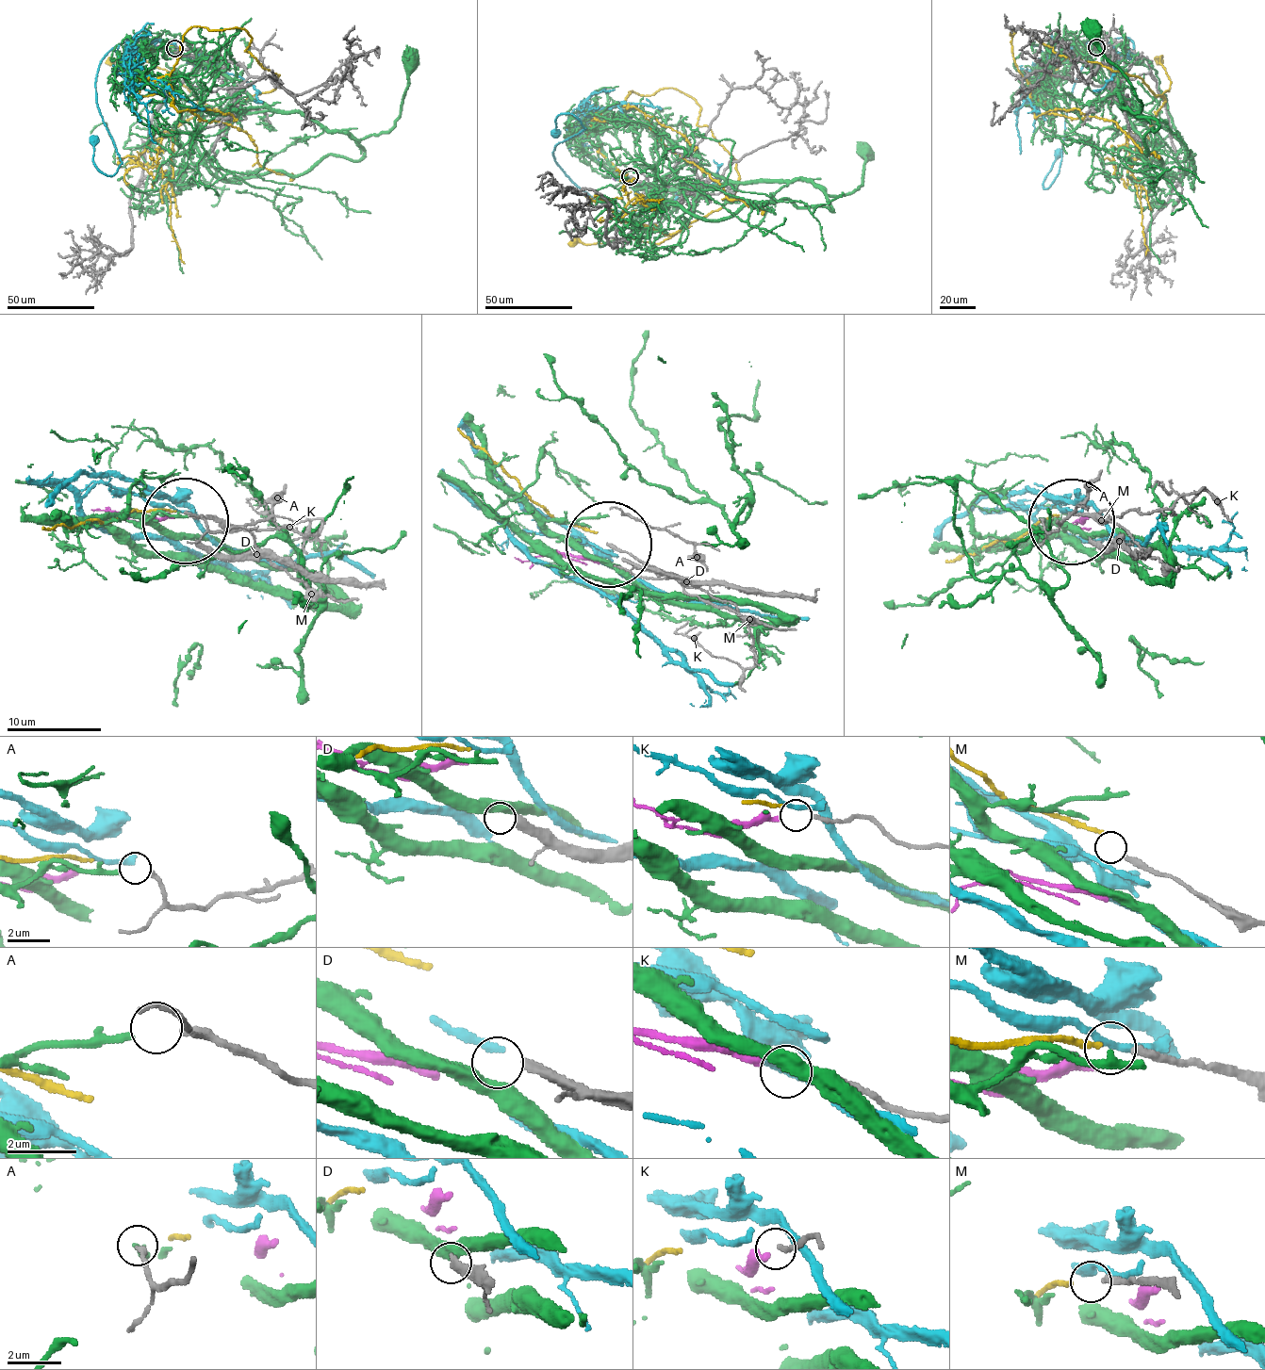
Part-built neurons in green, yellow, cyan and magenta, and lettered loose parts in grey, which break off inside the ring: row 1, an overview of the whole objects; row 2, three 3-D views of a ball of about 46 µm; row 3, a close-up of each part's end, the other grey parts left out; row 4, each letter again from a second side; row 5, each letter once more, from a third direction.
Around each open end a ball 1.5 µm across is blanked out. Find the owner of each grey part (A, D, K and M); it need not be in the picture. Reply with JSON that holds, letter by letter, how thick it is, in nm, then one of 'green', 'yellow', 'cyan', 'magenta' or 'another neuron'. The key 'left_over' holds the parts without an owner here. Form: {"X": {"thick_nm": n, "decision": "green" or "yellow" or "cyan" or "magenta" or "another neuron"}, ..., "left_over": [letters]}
{"A": {"thick_nm": 200, "decision": "green"}, "D": {"thick_nm": 340, "decision": "another neuron"}, "K": {"thick_nm": 170, "decision": "magenta"}, "M": {"thick_nm": 240, "decision": "yellow"}, "left_over": ["D"]}

